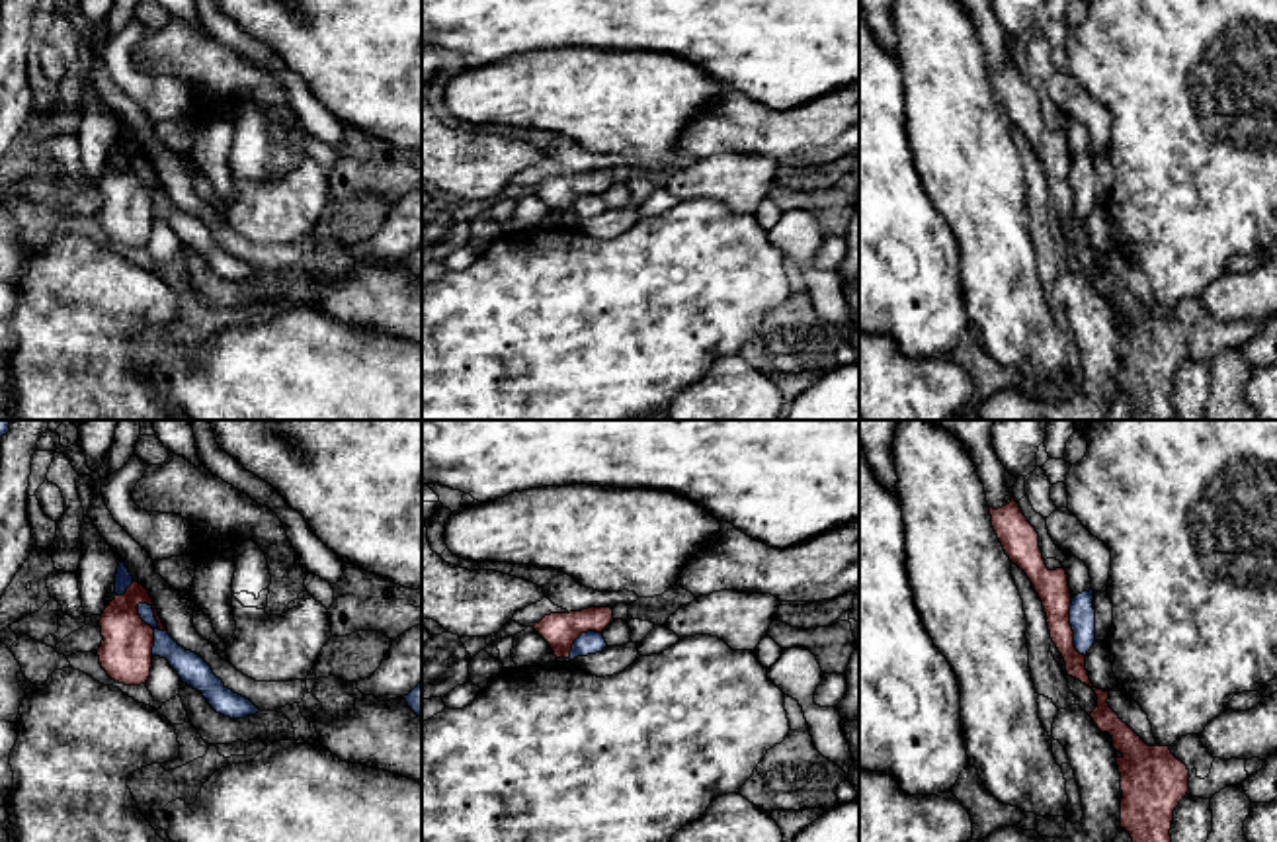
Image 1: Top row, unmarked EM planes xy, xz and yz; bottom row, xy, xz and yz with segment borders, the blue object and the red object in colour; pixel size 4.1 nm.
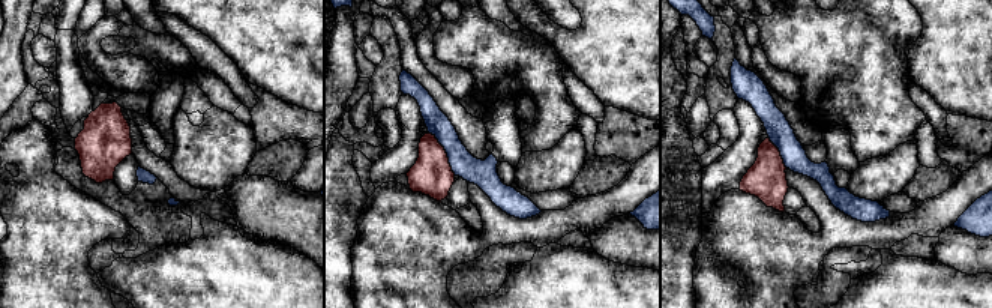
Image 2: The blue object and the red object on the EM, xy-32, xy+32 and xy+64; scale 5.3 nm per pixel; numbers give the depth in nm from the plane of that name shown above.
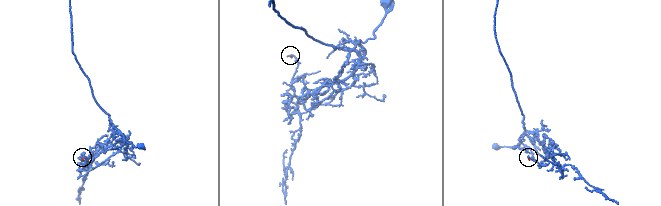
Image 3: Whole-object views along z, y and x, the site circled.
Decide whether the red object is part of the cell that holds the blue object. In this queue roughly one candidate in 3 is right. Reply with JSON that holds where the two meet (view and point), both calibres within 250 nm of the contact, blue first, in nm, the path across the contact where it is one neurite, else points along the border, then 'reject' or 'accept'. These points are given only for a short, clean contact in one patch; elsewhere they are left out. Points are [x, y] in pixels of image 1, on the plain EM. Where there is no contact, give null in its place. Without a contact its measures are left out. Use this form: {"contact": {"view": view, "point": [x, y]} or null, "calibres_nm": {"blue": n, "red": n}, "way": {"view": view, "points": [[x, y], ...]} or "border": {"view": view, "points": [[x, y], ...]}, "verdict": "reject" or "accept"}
{"contact": {"view": "xy", "point": [153, 190]}, "calibres_nm": {"blue": 120, "red": 220}, "border": {"view": "xy", "points": [[139, 165], [137, 176], [153, 192], [153, 217]]}, "verdict": "reject"}

